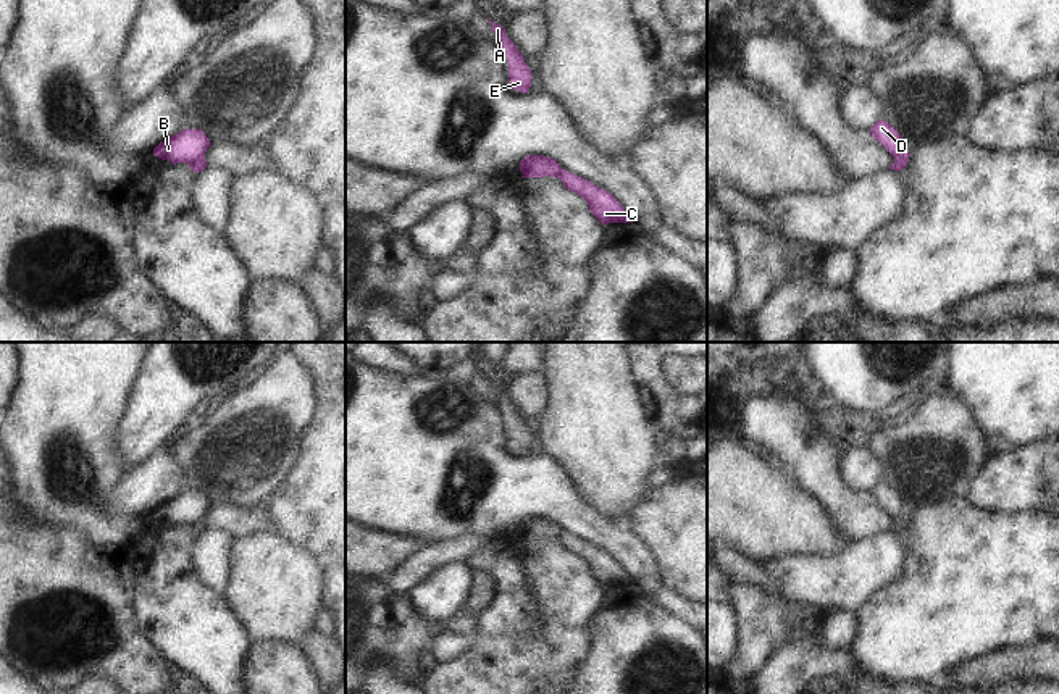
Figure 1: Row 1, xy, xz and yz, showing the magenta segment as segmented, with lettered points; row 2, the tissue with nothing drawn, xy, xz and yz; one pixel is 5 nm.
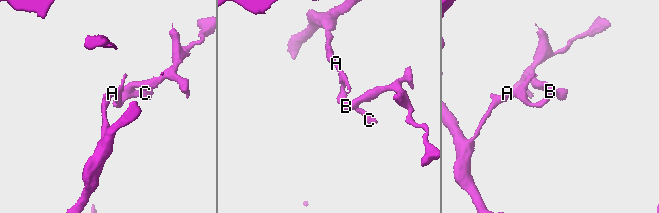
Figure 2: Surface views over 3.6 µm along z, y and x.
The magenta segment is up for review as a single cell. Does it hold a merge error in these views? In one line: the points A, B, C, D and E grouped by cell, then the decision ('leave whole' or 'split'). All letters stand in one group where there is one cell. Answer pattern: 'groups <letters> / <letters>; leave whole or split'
groups A C E / B D; split

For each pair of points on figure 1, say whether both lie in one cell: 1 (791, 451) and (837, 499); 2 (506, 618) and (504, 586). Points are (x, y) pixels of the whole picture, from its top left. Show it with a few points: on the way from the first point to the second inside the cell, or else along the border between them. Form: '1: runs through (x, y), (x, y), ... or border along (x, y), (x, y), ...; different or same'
1: runs through (803, 462), (828, 488); same
2: runs through (506, 610), (506, 594); same

